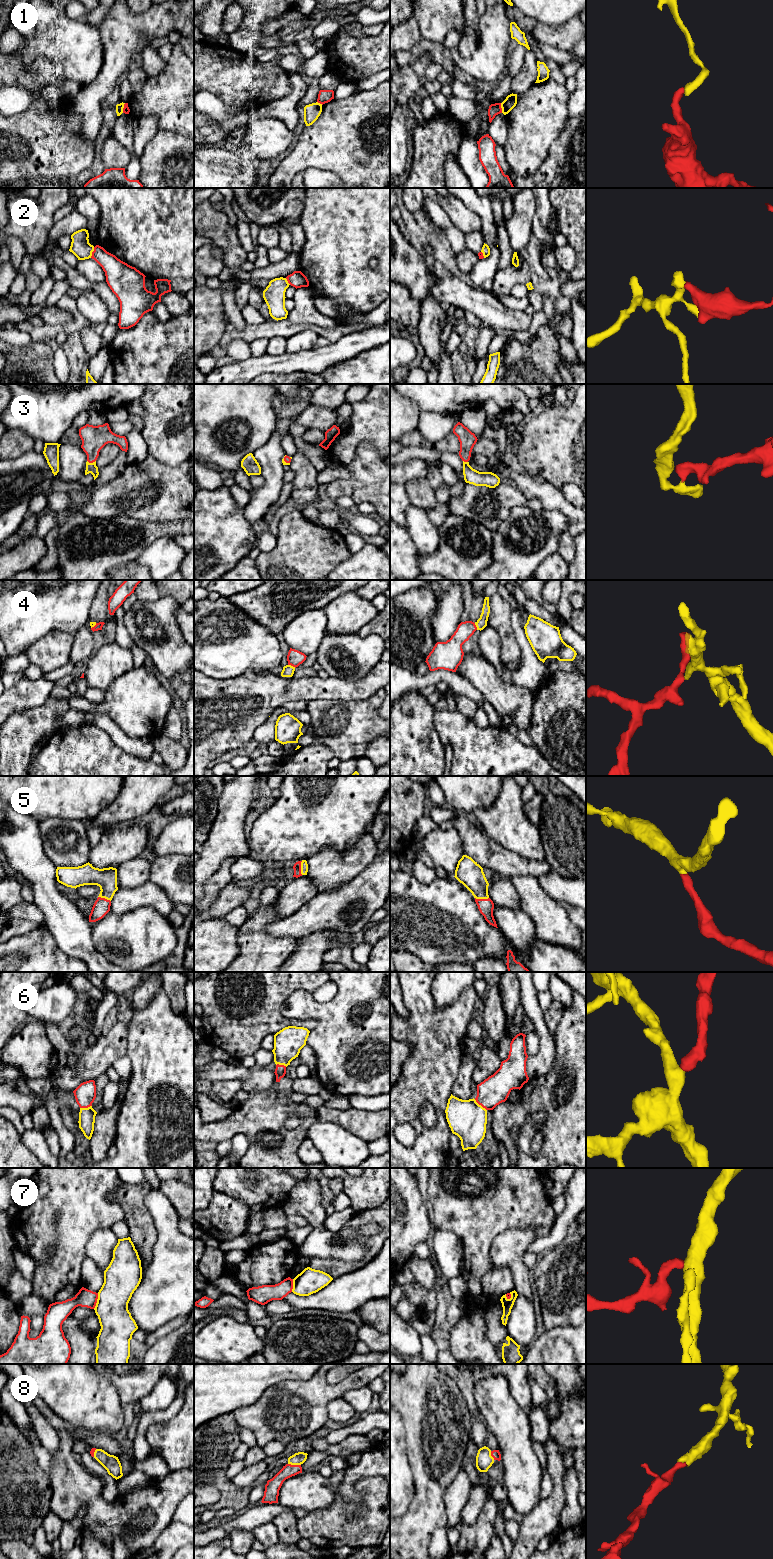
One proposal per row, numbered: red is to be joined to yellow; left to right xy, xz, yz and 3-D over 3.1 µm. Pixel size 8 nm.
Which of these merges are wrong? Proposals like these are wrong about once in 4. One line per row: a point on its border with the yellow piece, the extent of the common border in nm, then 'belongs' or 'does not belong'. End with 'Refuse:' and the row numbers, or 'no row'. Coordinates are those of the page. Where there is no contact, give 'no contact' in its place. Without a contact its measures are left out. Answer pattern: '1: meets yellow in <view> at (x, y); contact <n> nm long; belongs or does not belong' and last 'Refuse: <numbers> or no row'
1: meets yellow in yz at (501, 107); contact 80 nm long; does not belong
2: meets yellow in xy at (92, 251); contact 90 nm long; belongs
3: meets yellow in xy at (91, 463); contact 70 nm long; belongs
4: meets yellow in xz at (292, 666); contact 70 nm long; belongs
5: meets yellow in xz at (301, 868); contact 110 nm long; belongs
6: meets yellow in yz at (480, 1105); contact 140 nm long; belongs
7: meets yellow in xy at (97, 1301); contact 130 nm long; does not belong
8: meets yellow in xz at (294, 1464); contact 110 nm long; belongs
Refuse: 1, 7

